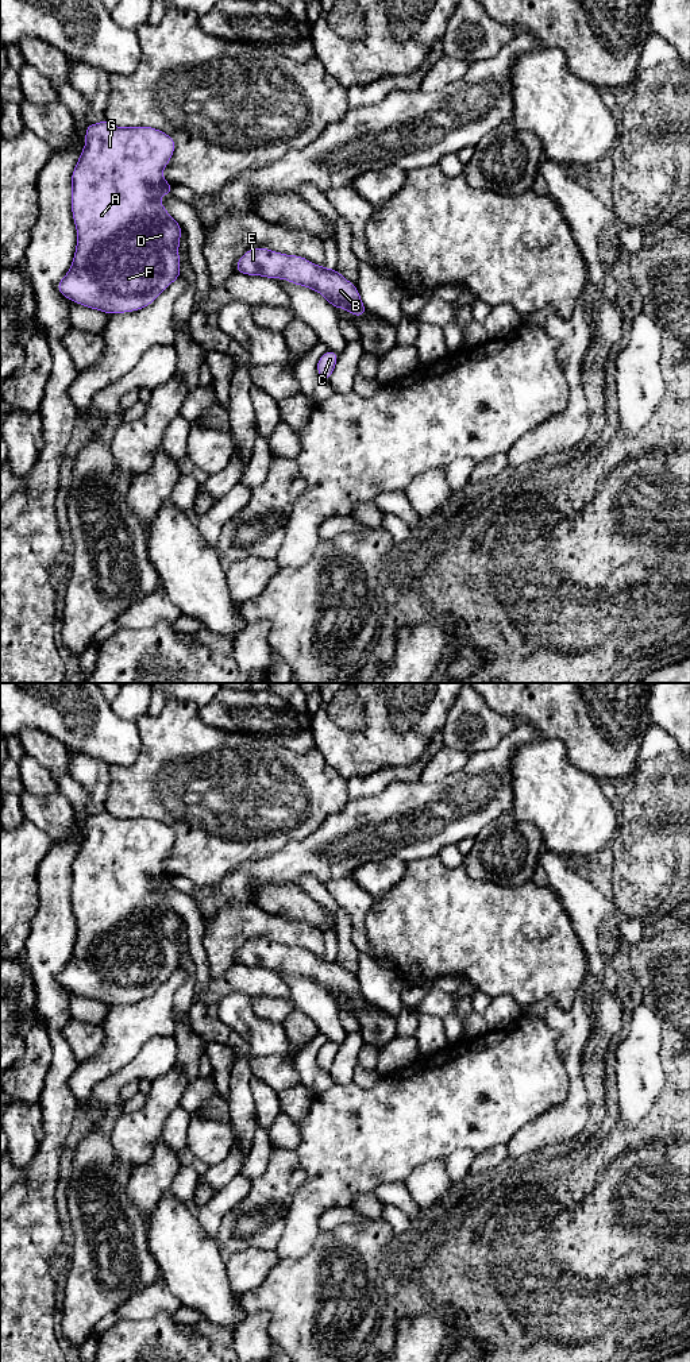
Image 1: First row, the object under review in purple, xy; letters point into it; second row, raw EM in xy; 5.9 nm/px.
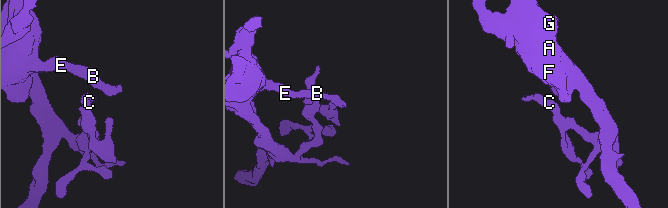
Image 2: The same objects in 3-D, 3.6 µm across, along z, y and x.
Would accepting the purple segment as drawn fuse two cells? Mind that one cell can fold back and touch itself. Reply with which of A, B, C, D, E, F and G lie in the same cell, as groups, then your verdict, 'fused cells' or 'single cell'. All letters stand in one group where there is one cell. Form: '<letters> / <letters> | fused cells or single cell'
A B C D E F G | single cell

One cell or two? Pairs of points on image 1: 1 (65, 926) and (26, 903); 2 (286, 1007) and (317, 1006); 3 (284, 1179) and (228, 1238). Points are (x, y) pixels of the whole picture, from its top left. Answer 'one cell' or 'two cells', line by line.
1: two cells
2: two cells
3: one cell

